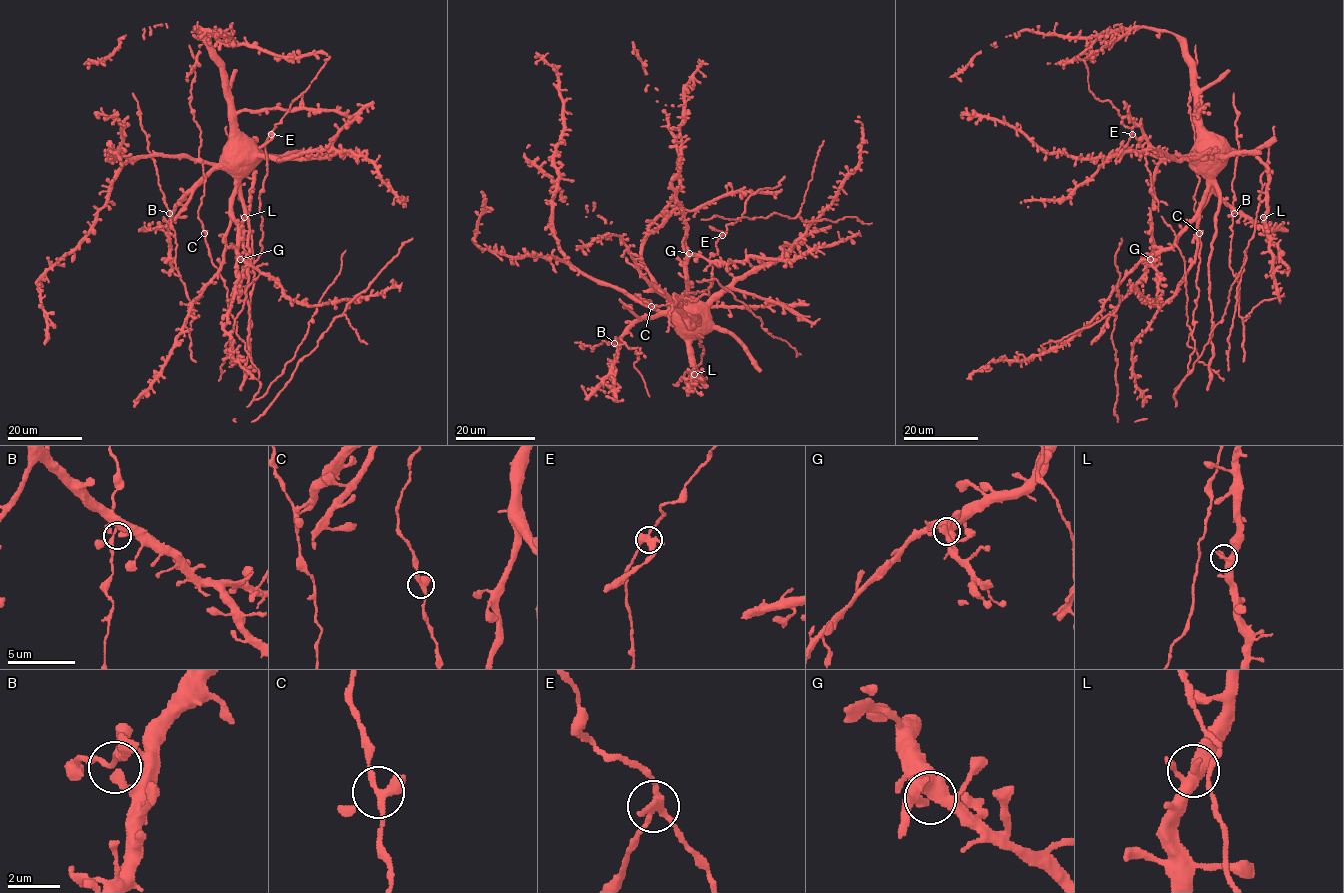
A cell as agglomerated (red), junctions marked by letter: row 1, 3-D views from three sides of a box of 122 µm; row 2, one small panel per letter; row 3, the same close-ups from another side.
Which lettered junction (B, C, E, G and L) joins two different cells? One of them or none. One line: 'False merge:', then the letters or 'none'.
False merge: E

